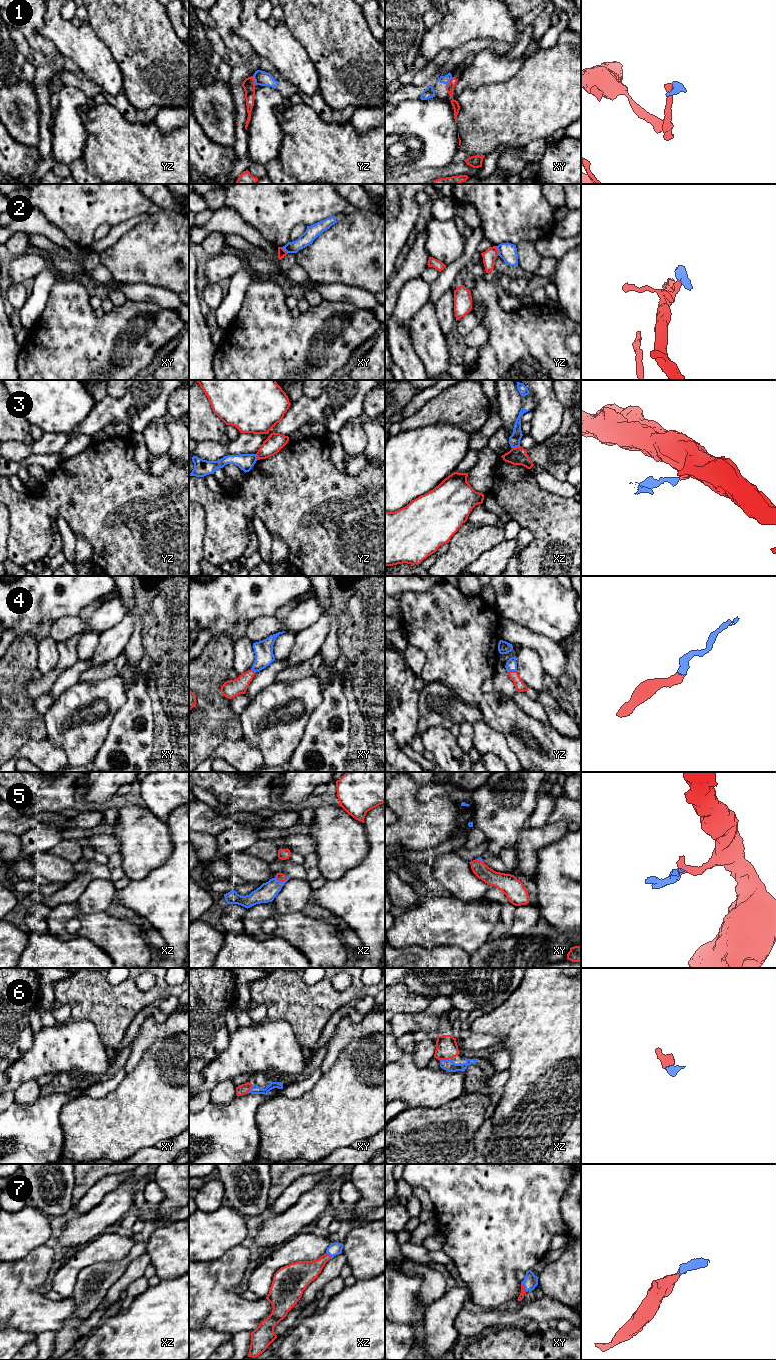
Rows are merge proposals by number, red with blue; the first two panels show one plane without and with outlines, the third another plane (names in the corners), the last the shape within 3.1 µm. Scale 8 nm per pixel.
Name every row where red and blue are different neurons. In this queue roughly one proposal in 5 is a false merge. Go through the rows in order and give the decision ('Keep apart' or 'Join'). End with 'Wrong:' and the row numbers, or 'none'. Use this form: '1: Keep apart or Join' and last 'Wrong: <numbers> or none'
1: Keep apart
2: Keep apart
3: Keep apart
4: Join
5: Join
6: Join
7: Join
Wrong: 1, 2, 3

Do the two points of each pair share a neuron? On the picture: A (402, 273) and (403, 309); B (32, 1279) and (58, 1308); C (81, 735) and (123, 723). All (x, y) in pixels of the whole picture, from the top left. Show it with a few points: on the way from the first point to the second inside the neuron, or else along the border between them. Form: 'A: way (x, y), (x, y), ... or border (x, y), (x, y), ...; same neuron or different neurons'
A: border (420, 277), (409, 279), (403, 285), (395, 306); different neurons
B: way (32, 1288), (34, 1293), (49, 1308); same neuron
C: border (121, 707), (114, 715), (108, 733), (98, 748); different neurons

